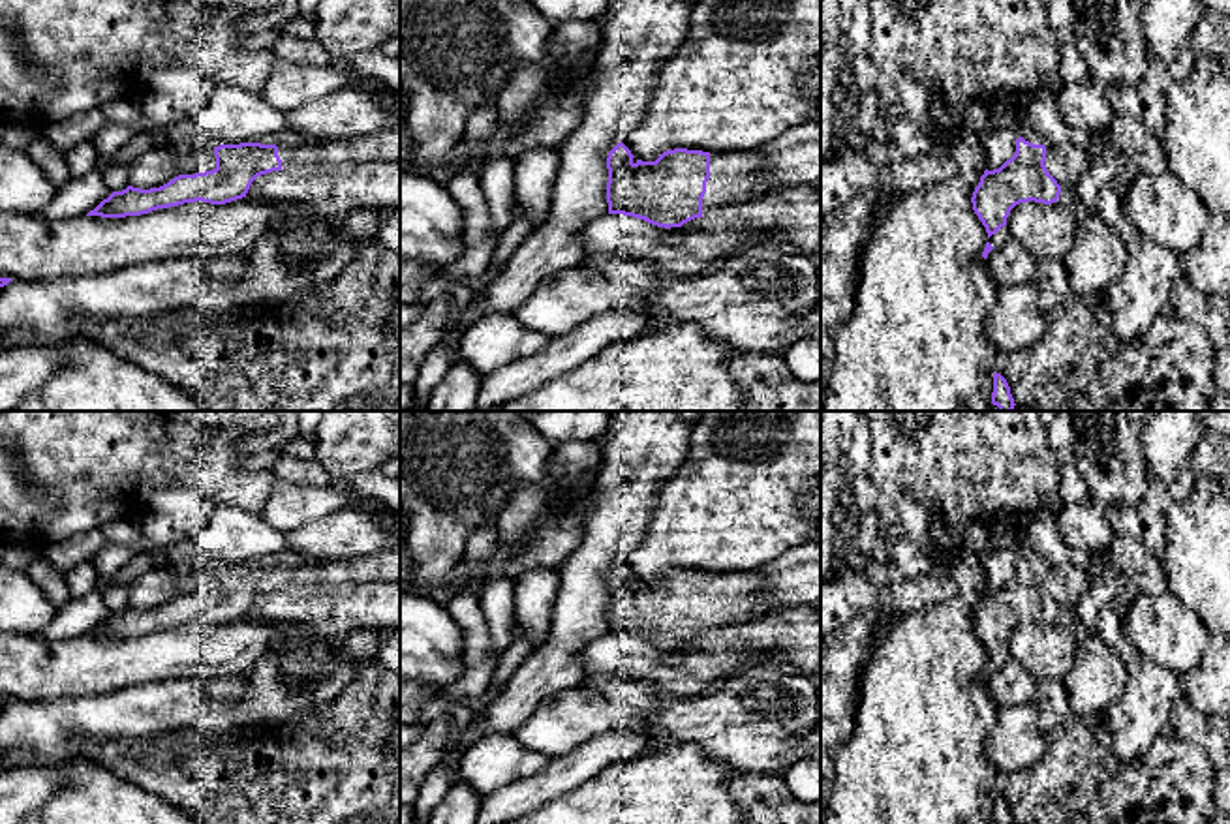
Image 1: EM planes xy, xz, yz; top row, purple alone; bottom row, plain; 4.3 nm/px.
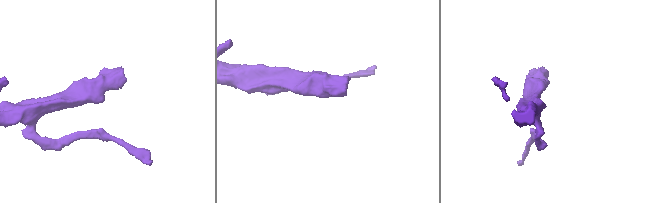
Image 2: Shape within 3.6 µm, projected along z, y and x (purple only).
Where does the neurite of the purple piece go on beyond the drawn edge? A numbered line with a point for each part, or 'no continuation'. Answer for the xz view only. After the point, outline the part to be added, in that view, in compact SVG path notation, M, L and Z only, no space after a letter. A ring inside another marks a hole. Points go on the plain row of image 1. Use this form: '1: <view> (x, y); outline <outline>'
1: xz (735, 599); outline M761 571L710 574L710 599L702 618L702 638L712 644L723 642L738 627L781 612L762 603L762 580Z

